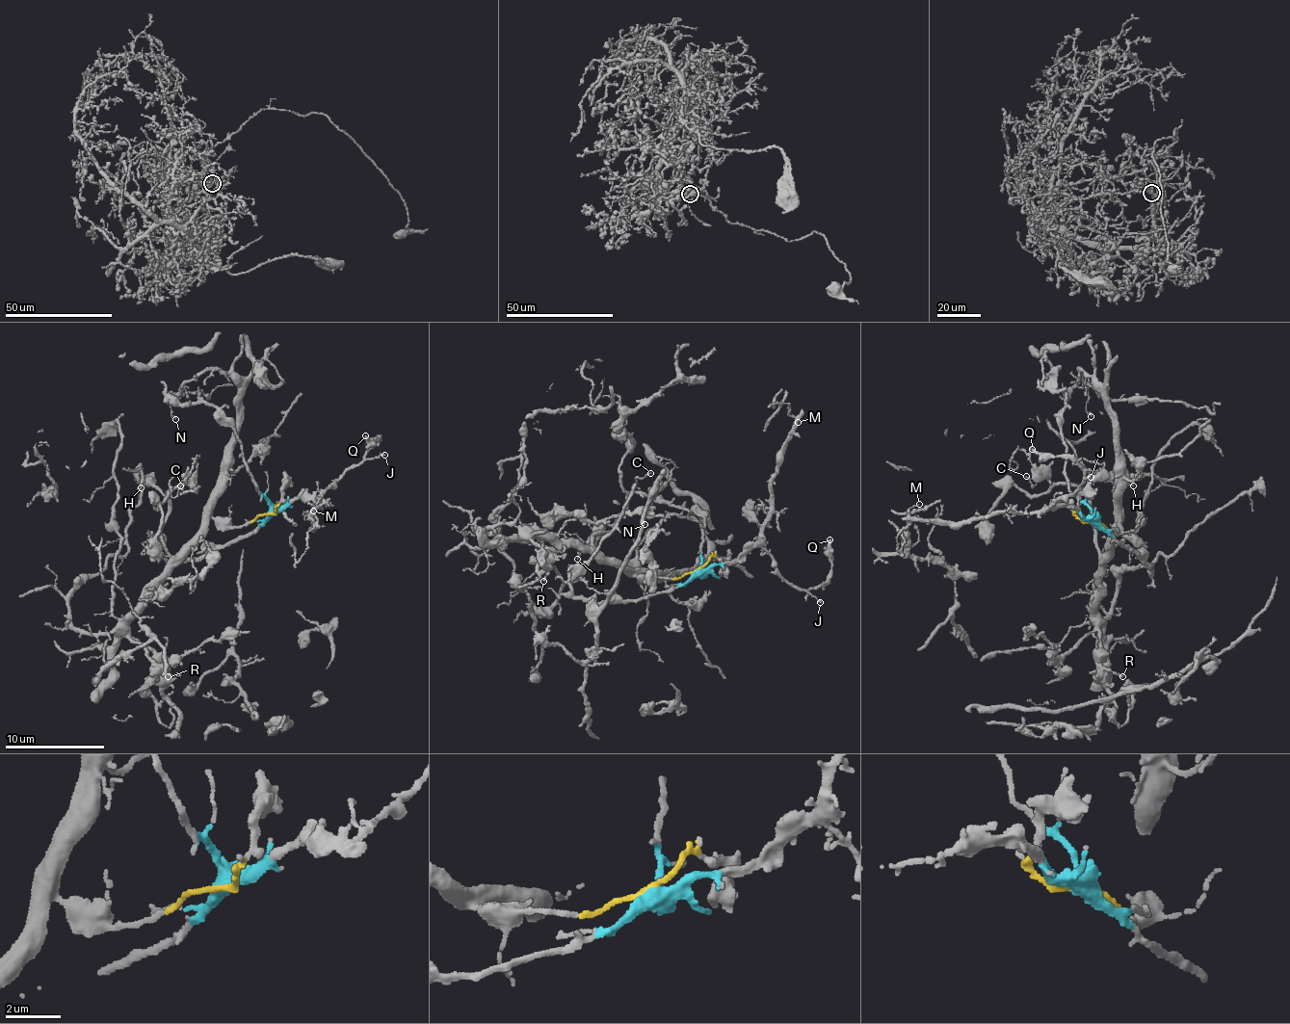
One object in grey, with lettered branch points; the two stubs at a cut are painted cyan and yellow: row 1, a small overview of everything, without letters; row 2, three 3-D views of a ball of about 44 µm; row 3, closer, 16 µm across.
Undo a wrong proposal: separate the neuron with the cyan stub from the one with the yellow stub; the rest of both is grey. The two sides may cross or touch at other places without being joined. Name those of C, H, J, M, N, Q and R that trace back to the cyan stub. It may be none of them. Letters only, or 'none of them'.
J, M, N, Q

